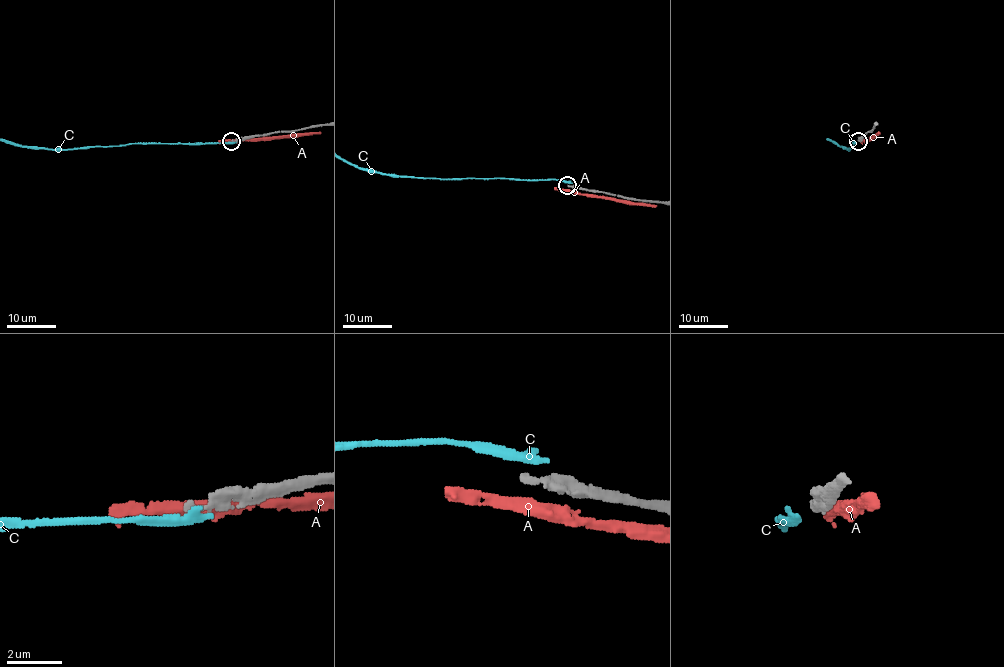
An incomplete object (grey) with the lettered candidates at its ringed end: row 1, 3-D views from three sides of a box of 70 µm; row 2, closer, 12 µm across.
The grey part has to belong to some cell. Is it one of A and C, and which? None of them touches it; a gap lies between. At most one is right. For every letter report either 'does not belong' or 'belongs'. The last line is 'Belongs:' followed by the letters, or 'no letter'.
A: does not belong
C: does not belong
Belongs: no letter

